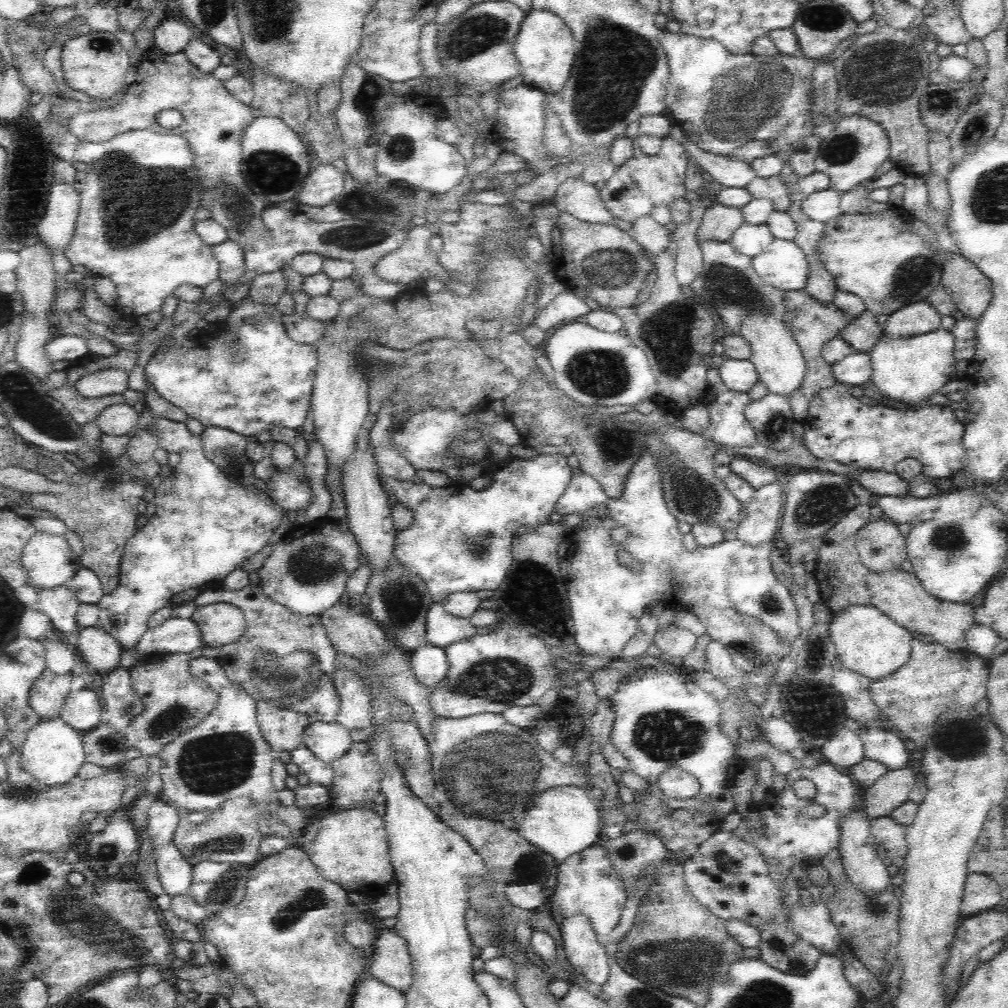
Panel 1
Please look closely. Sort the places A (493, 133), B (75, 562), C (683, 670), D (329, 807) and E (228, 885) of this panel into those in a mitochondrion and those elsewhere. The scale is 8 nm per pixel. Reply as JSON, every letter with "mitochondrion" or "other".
{"A":"other","B":"other","C":"other","D":"other","E":"mitochondrion"}

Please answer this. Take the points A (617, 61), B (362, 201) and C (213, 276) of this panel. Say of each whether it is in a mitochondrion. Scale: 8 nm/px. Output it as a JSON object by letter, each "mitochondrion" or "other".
{"A":"mitochondrion","B":"mitochondrion","C":"other"}

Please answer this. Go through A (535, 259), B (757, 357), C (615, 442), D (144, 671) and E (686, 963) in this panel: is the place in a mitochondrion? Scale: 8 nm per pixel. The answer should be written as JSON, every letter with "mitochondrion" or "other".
{"A":"other","B":"other","C":"mitochondrion","D":"other","E":"mitochondrion"}

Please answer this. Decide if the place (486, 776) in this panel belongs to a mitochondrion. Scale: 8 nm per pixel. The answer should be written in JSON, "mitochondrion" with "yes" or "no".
{"mitochondrion":"yes"}

